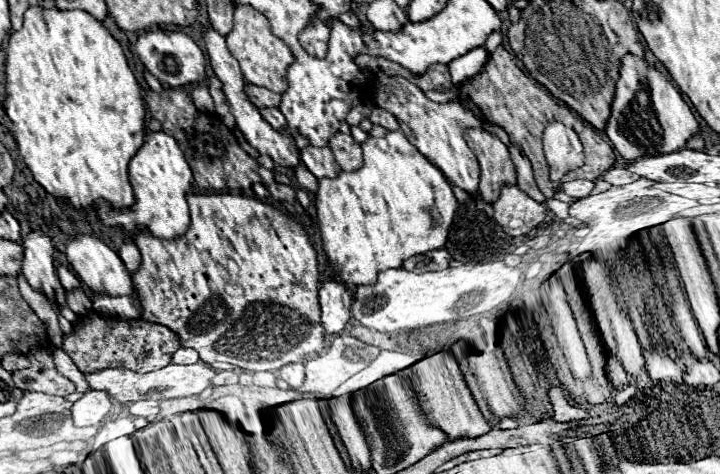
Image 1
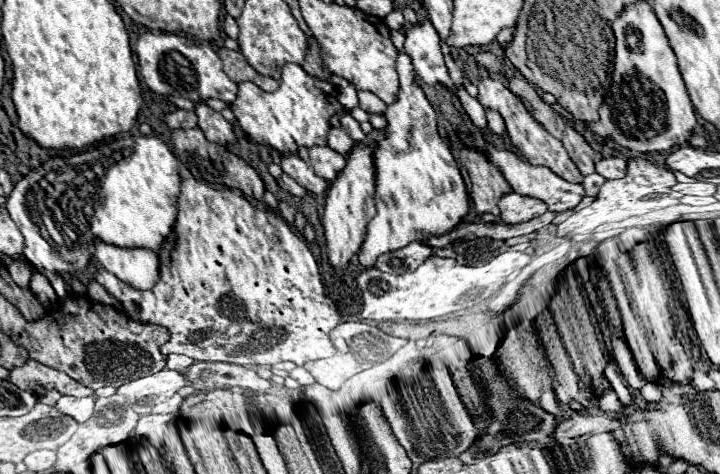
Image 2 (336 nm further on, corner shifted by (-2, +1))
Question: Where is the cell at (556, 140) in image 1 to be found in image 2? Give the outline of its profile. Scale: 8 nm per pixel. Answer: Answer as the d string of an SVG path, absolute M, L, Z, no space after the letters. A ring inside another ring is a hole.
M483 76L479 80L479 86L477 88L479 88L477 100L485 108L493 108L493 110L497 110L503 116L503 120L507 124L507 134L511 136L511 142L519 148L519 152L523 154L523 158L527 162L531 162L535 166L547 166L547 168L551 168L557 176L561 176L567 182L581 182L583 180L581 172L571 162L571 158L569 158L567 150L563 148L563 144L559 140L555 140L545 128L541 128L539 124L535 124L535 120L531 118L531 114L527 112L527 108L521 104L521 100L509 88L505 88L501 82L497 82L497 80L489 78L489 76Z

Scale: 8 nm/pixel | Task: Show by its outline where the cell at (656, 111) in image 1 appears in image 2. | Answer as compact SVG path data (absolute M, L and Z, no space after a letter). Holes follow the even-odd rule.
M643 2L643 8L637 4L631 4L623 10L619 20L613 24L615 32L615 72L611 88L605 96L605 102L599 108L599 120L593 126L593 132L609 140L609 146L621 146L631 152L639 154L655 154L655 152L669 152L675 146L685 146L697 126L695 108L691 104L691 98L687 94L685 82L677 68L677 58L667 42L667 36L663 32L663 26L659 24L653 8Z

